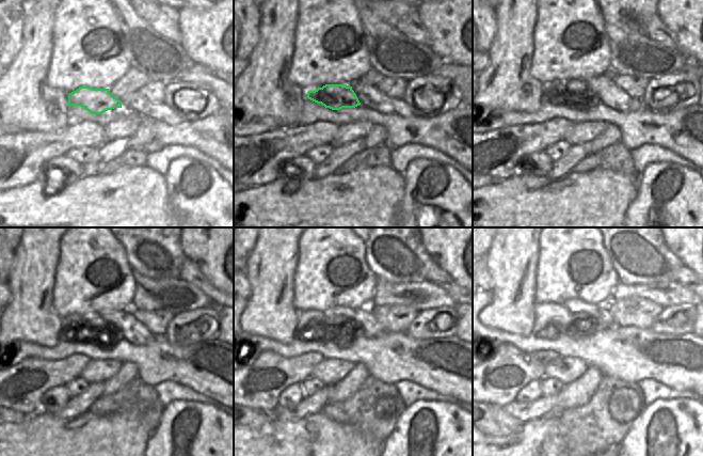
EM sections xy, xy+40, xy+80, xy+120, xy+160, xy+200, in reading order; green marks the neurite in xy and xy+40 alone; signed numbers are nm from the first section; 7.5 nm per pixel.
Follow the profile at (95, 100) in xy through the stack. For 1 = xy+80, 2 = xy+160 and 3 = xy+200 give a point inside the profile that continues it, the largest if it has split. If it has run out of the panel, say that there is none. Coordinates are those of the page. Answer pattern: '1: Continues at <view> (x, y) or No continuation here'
1: Continues at xy+80 (575, 94)
2: Continues at xy+160 (341, 324)
3: Continues at xy+200 (584, 323)

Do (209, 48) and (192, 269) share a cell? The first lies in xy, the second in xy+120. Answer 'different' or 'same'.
different

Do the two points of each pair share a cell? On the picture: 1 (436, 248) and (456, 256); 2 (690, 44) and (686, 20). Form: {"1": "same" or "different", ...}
{"1": "same", "2": "same"}

